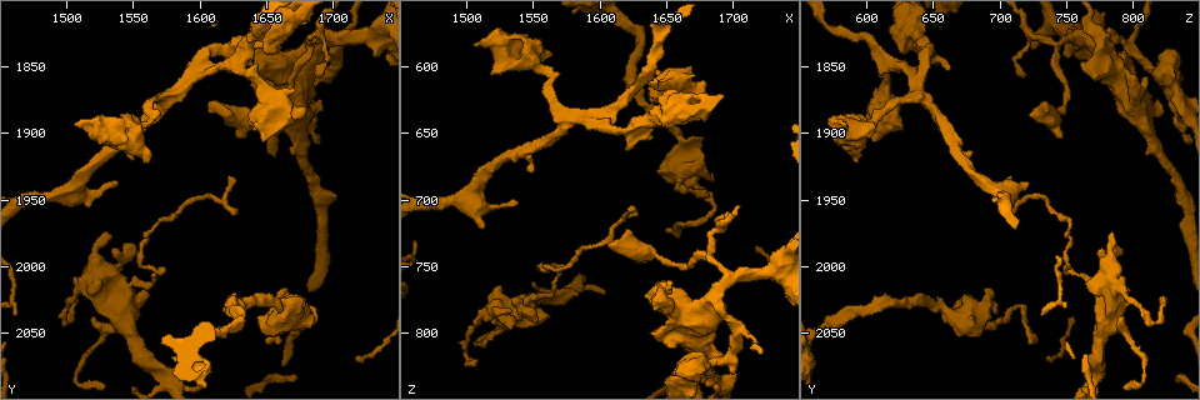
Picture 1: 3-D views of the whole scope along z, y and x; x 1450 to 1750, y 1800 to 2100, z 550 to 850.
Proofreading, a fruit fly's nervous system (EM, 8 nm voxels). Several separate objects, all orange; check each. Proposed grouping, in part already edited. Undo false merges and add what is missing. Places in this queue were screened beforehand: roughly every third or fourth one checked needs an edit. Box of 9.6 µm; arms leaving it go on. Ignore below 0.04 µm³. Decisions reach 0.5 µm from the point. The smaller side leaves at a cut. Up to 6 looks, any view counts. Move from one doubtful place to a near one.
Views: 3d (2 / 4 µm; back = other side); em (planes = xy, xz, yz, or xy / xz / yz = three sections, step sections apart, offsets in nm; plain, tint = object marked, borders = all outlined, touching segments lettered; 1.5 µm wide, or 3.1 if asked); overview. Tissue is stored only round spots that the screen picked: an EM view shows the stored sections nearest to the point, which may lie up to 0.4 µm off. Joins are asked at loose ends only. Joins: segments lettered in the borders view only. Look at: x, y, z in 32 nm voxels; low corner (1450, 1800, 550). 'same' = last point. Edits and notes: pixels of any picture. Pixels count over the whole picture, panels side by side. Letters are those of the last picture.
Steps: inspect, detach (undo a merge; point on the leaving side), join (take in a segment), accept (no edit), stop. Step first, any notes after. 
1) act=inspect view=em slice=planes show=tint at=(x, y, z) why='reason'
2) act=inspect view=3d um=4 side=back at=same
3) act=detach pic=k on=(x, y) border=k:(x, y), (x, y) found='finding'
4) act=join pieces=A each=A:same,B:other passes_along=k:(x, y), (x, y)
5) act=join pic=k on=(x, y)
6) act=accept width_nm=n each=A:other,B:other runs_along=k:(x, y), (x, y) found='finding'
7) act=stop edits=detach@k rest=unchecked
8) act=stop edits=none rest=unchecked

act=inspect view=em slice=planes show=borders at=(1670, 1868, 606) why='branch stops here'

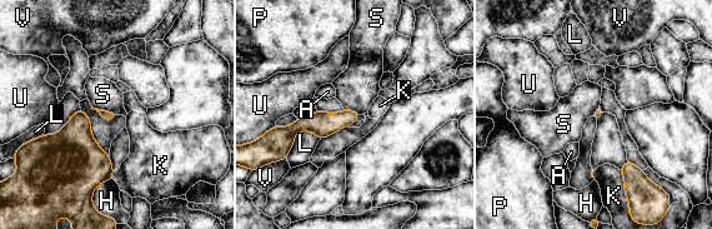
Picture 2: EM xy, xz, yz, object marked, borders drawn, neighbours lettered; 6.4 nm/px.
act=accept each=A:other,H:other,K:other,L:other,P:other,S:other,U:other,V:other border=2:(93, 106), (114, 110), (118, 114) found='no lettered segment goes on from it'

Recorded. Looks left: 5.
act=inspect view=3d um=4 at=(1652, 2058, 722) why='long arm stops here'

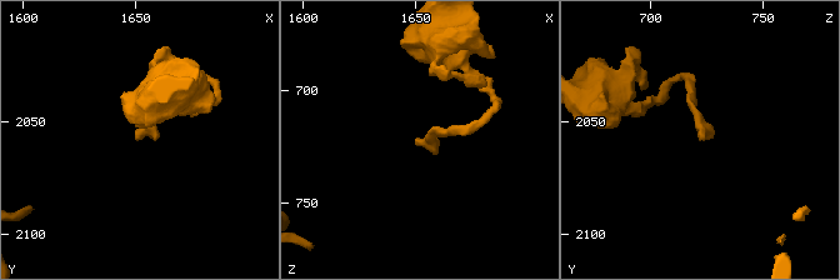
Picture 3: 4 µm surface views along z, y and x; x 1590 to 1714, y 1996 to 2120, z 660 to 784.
act=inspect view=em slice=planes show=borders at=(1656, 2058, 723)

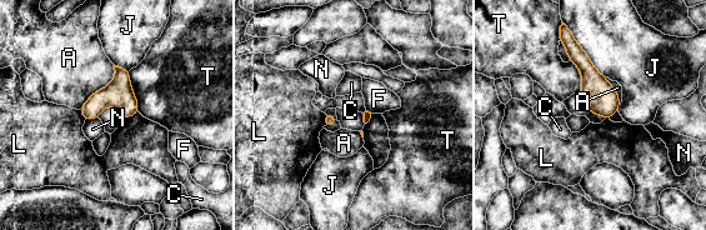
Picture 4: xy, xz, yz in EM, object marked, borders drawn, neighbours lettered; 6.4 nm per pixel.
act=accept each=A:other,C:other,F:other,J:other,L:other,N:other,T:other border=4:(138, 111), (125, 119) found='none of them fits'

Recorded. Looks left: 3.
act=inspect view=em slice=planes show=borders at=(1508, 2024, 818) why='thin end'

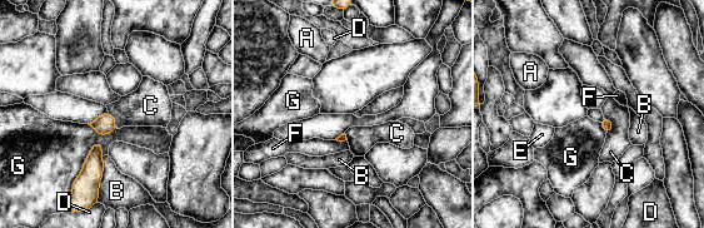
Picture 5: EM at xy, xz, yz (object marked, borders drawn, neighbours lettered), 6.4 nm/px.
act=accept each=A:other,B:other,C:other,D:other,E:other,F:other,G:other border=5:(100, 142), (93, 145), (70, 193) found='none of them fits'

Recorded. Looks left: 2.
act=stop edits=none rest=unchecked

